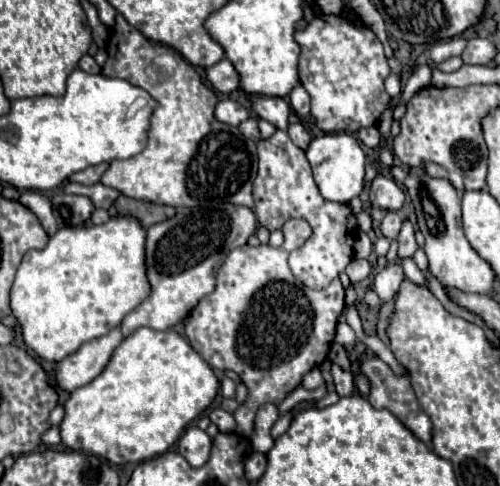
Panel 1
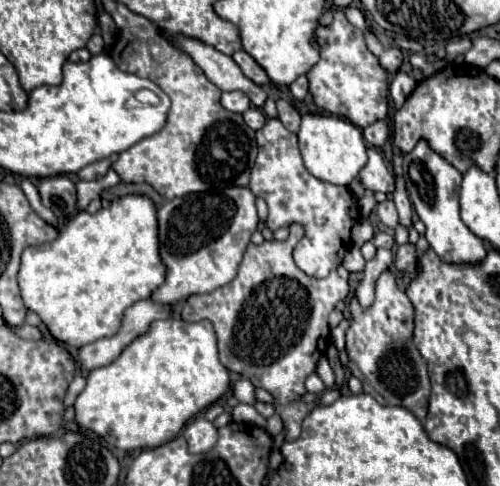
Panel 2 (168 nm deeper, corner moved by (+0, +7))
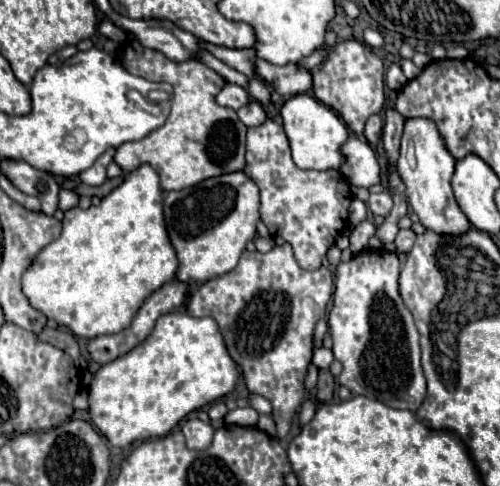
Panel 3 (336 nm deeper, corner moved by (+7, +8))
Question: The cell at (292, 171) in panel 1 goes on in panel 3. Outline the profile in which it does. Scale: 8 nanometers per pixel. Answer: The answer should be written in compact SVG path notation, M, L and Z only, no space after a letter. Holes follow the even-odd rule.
M268 118L264 124L248 128L244 172L258 184L262 196L262 222L272 236L280 236L294 248L302 268L320 268L330 244L342 234L348 220L352 192L340 172L302 170L290 156L290 144L280 124Z

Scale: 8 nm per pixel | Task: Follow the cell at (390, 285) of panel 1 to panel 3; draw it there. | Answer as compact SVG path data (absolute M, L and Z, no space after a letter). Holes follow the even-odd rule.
M408 228L408 230L400 230L400 232L398 232L398 236L396 236L394 244L396 244L398 252L408 252L408 250L412 248L414 240L416 240L416 234Z

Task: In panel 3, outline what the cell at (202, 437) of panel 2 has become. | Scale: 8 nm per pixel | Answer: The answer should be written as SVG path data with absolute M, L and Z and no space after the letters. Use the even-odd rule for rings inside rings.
M192 418L192 420L184 422L182 432L186 436L186 446L190 450L206 450L212 444L212 436L214 436L216 428L210 422Z

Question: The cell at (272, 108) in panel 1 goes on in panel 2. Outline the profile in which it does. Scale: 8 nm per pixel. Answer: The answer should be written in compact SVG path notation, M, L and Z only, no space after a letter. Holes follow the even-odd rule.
M177 35L173 39L173 43L183 53L187 53L203 69L207 79L213 81L221 91L243 91L255 107L265 105L265 101L269 97L267 91L263 87L259 87L257 83L249 81L229 55L223 55L205 43L183 37L183 35Z

